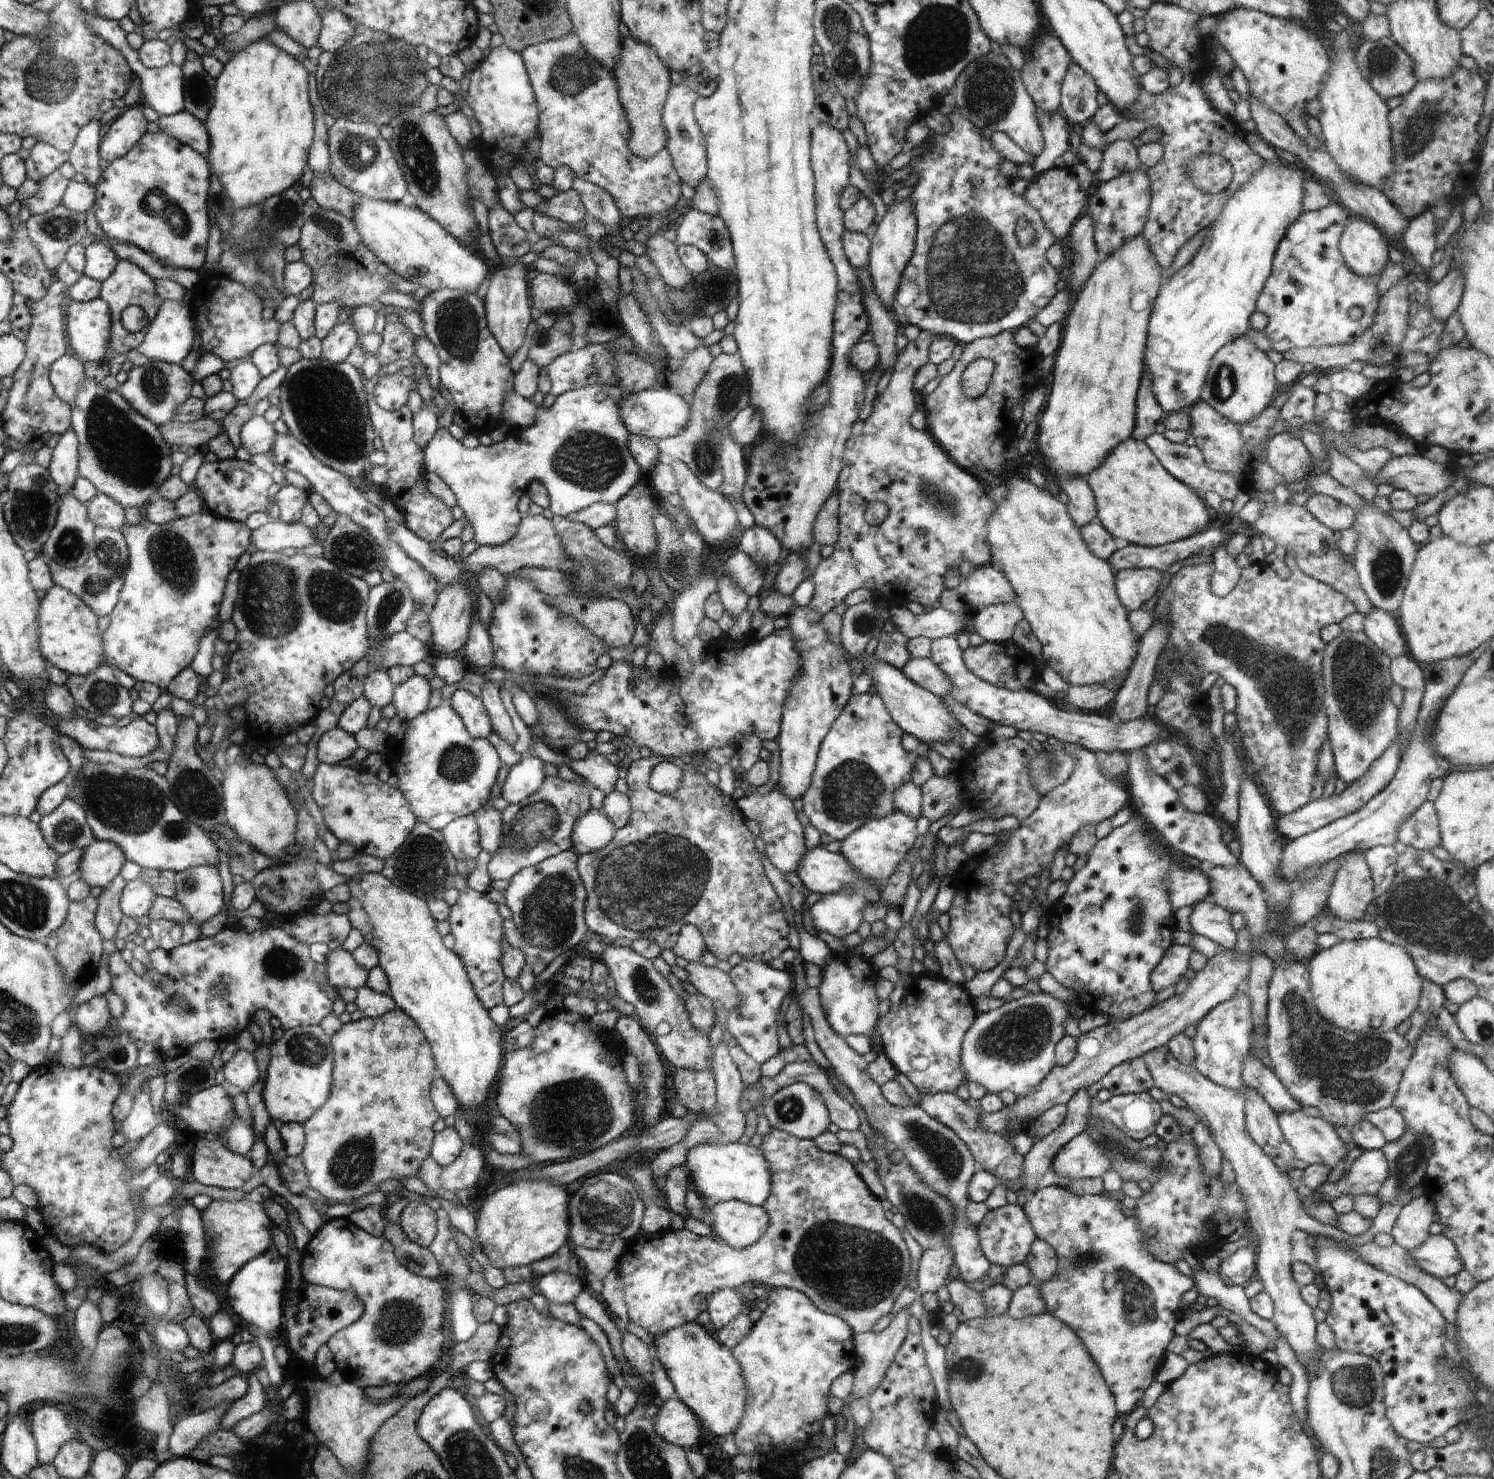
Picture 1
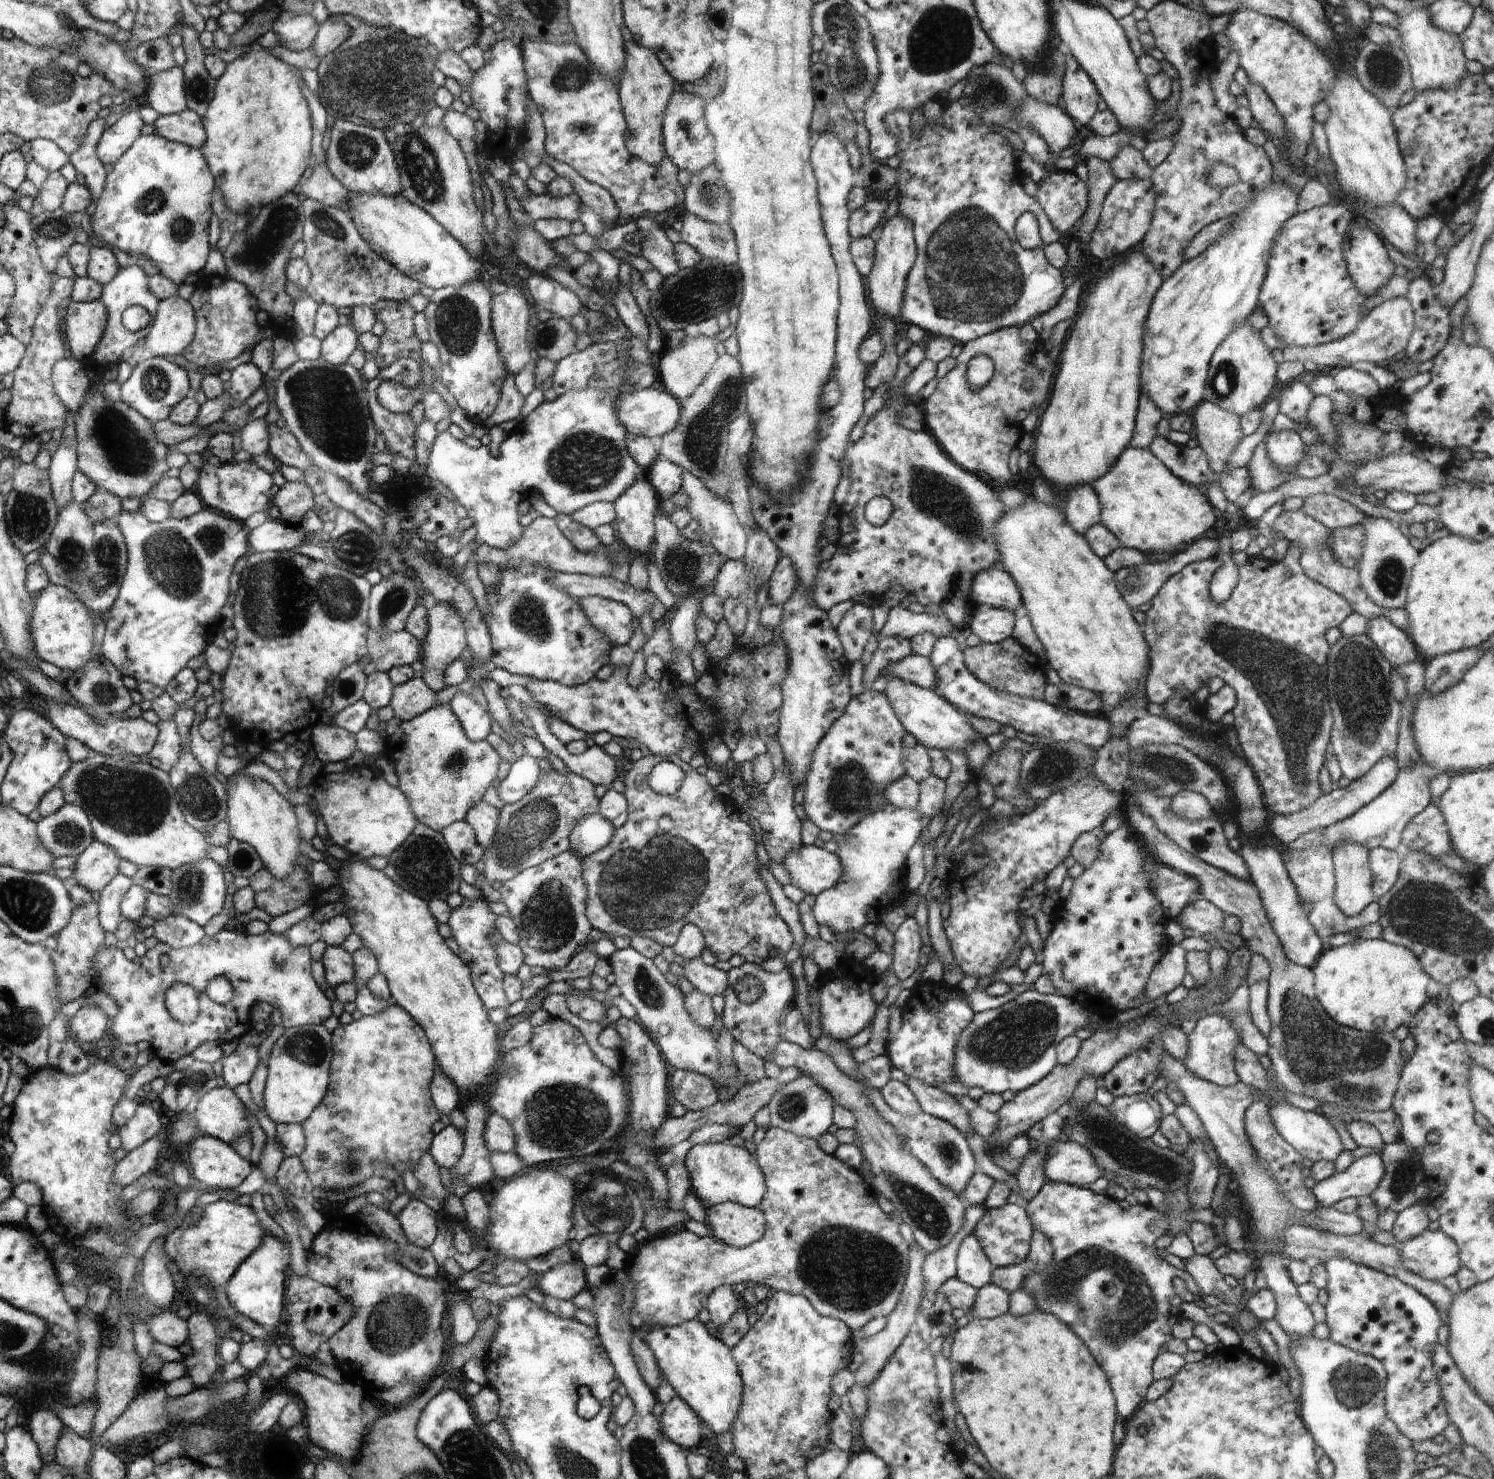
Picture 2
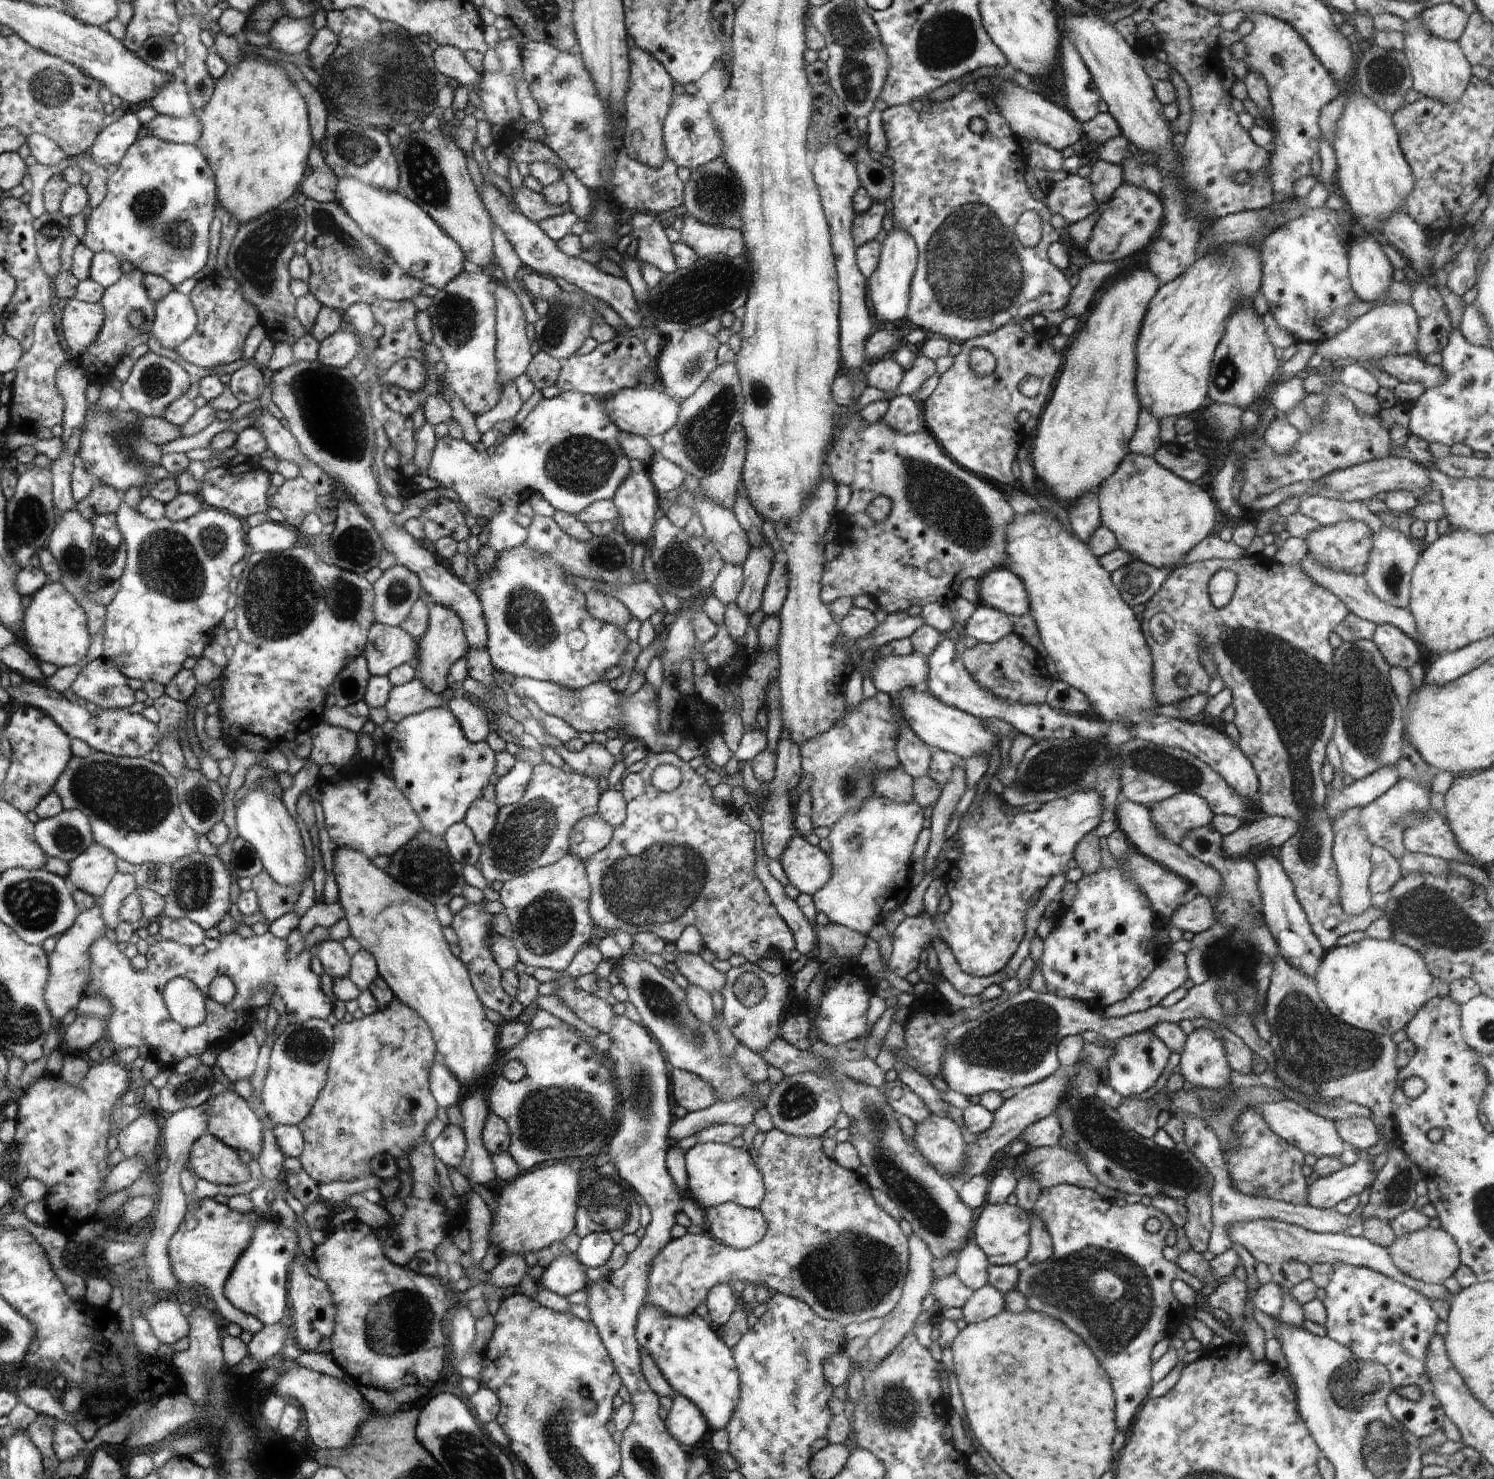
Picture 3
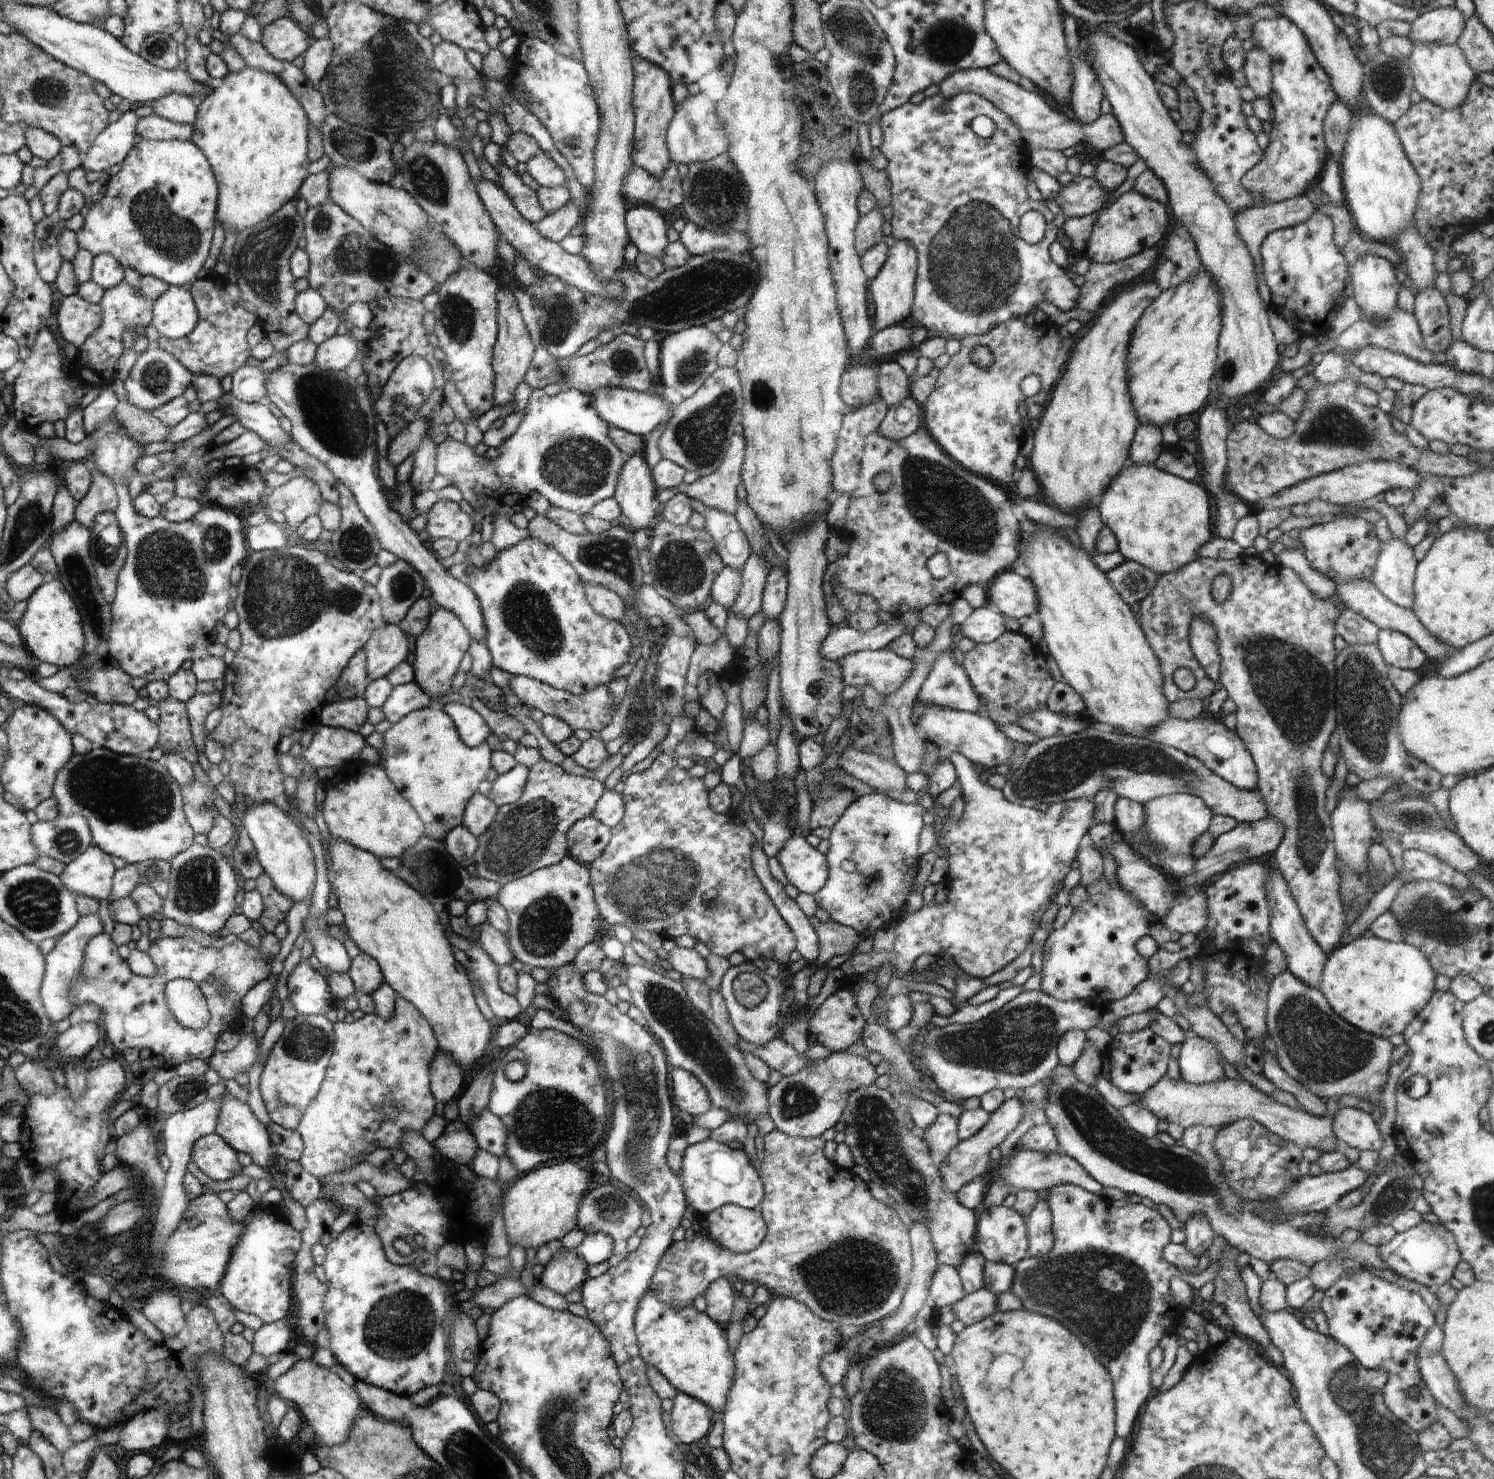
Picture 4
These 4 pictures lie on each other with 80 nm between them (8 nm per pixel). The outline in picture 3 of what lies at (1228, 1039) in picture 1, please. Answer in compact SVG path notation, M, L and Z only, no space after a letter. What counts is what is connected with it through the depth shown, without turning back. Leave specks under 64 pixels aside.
M1194 1029L1187 1036L1178 1071L1186 1082L1200 1089L1224 1089L1230 1084L1230 1070L1222 1040L1212 1029Z

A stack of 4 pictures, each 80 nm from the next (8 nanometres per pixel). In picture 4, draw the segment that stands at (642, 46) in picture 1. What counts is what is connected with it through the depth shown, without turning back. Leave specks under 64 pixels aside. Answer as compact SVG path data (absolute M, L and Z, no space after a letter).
M643 57L636 58L636 166L652 176L661 177L671 166L666 135L675 118L674 101L670 94L670 78L667 72Z

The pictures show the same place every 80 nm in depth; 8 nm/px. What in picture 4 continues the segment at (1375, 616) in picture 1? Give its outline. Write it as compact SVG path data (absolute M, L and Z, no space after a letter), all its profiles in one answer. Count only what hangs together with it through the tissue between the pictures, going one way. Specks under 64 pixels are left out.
M1379 630L1376 645L1380 649L1382 658L1390 667L1418 671L1426 664L1426 653L1422 652L1408 636L1398 631Z

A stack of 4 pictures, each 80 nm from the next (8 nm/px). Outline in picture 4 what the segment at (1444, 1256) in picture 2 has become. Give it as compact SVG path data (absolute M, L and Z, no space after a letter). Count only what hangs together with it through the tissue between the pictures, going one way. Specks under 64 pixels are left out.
M1420 1221L1416 1226L1401 1233L1378 1247L1381 1261L1387 1268L1408 1280L1416 1280L1431 1290L1448 1283L1454 1277L1456 1267L1462 1261L1452 1231L1442 1224Z

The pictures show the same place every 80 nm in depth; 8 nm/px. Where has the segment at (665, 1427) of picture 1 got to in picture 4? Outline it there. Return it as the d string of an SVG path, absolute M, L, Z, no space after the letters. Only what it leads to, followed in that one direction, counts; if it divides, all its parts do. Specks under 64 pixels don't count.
M680 1393L673 1398L671 1431L685 1444L704 1438L712 1426L712 1410L694 1396Z

